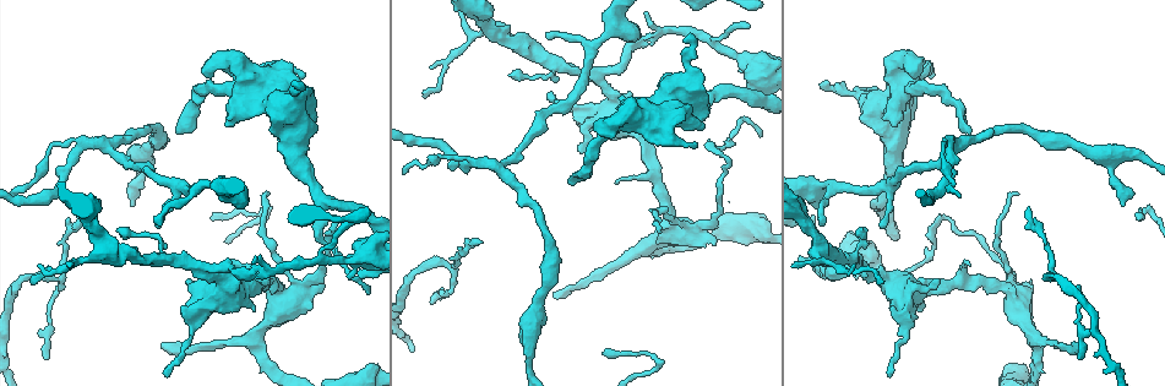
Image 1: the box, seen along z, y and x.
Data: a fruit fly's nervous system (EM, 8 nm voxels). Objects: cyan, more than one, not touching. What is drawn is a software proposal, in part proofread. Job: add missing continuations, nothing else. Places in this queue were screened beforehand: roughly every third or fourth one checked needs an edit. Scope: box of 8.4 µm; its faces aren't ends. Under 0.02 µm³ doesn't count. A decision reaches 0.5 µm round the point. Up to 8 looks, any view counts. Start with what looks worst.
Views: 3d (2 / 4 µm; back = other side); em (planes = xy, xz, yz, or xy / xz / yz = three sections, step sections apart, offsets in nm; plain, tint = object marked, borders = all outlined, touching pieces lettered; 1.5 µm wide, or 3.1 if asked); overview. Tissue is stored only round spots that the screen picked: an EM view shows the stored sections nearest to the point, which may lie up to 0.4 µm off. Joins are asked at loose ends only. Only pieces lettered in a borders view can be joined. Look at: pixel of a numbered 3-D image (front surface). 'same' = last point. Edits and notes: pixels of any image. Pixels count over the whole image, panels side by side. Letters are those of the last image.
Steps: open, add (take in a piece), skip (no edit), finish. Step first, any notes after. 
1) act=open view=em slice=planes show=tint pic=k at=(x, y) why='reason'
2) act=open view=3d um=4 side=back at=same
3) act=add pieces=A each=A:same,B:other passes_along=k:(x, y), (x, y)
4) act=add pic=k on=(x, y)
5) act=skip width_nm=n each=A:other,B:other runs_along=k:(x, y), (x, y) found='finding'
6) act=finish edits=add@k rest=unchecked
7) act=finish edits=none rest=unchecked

act=open view=em slice=xz step=8 show=tint pic=1 at=(969, 132) why='an open end'

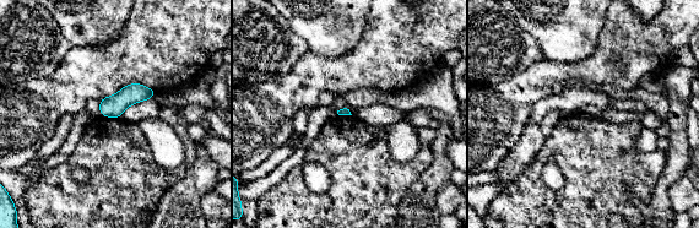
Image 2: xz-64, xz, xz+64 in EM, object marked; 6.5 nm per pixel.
act=open view=em slice=planes show=borders at=same why='another direction'

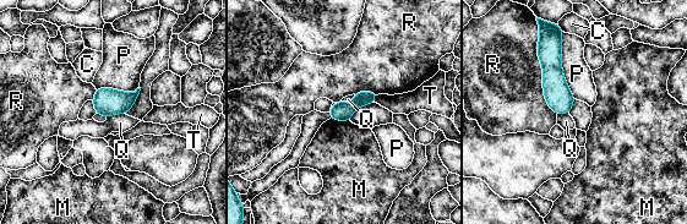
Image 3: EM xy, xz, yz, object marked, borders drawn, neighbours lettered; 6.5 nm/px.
act=skip longest_contact=R:480nm each=C:other,M:other,P:other,Q:other,R:other,T:other found='none of them fits'

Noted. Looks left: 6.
act=open view=em slice=xy step=4 show=borders pic=1 at=(1078, 356) why='thin end'

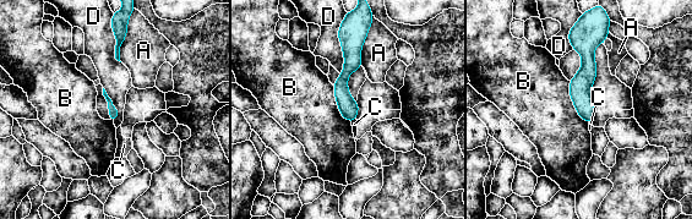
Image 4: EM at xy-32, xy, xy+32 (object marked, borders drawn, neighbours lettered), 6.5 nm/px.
act=open view=em slice=planes show=borders at=same

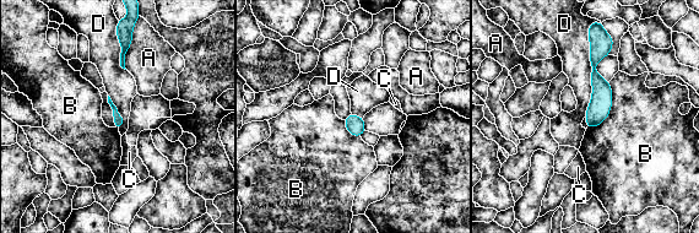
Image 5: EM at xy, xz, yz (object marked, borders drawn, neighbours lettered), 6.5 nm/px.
act=skip each=A:other,B:other,C:other,D:other border=5:(589, 32), (591, 101), (585, 115) found='no lettered piece goes on from it'

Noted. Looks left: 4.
act=open view=em slice=planes show=plain pic=1 at=(293, 81) why='free end'

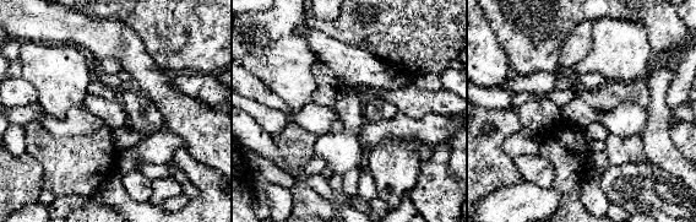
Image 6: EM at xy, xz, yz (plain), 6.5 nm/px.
act=open view=em slice=planes show=borders at=same

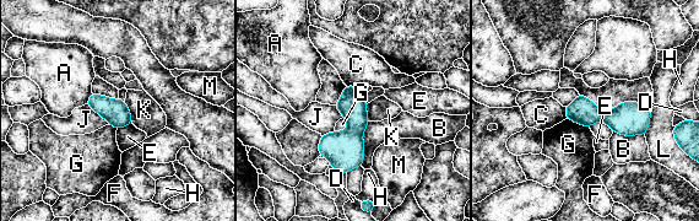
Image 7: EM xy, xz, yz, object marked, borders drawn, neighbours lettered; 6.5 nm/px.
act=skip each=A:other,B:other,C:other,D:other,E:other,F:other,G:other,H:other,J:other,K:other,L:other,M:other border=7:(92, 93), (86, 103) found='no lettered piece goes on from it'

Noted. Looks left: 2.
act=finish edits=none rest=unchecked

